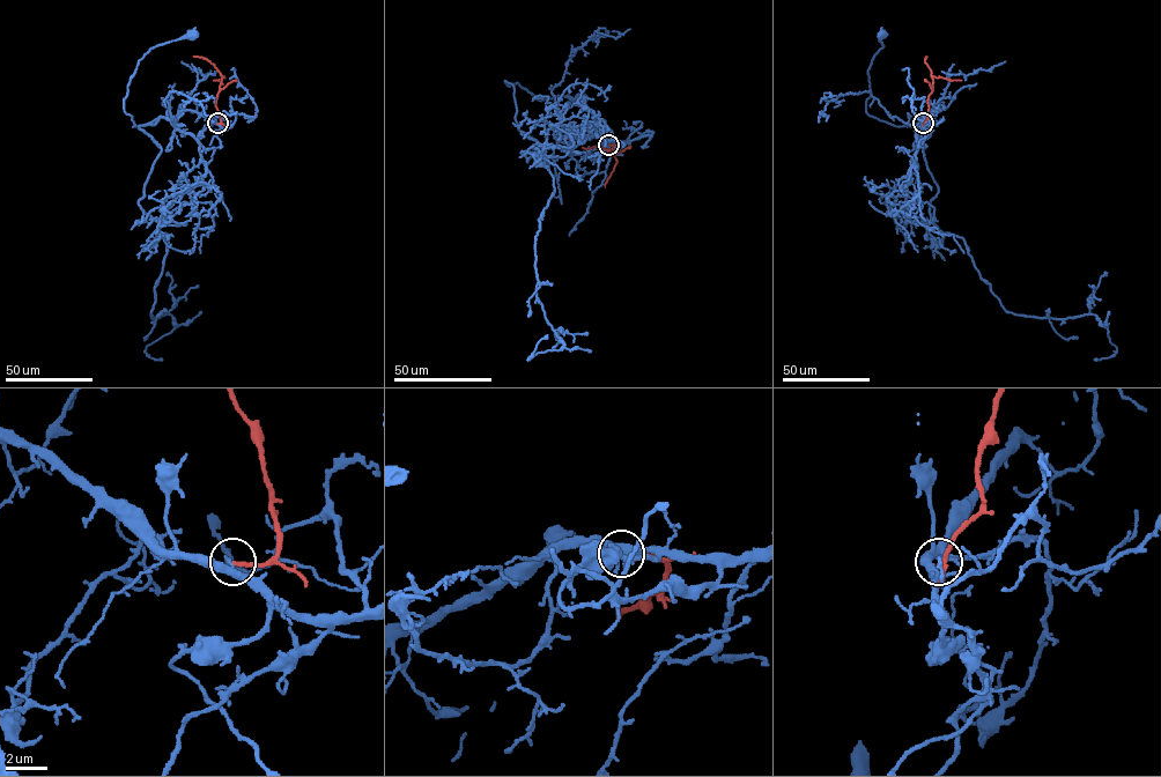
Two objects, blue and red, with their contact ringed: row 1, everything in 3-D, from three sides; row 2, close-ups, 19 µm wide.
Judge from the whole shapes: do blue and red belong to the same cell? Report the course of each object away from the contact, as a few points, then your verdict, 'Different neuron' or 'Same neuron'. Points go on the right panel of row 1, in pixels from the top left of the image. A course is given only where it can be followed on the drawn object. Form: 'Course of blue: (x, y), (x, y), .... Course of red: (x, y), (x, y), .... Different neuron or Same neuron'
Course of blue: (923, 124), (931, 110), (909, 126), (892, 125), (866, 111), (867, 72), (884, 46), (879, 41), (882, 34). Course of red: (923, 123), (933, 89), (925, 57). Different neuron

